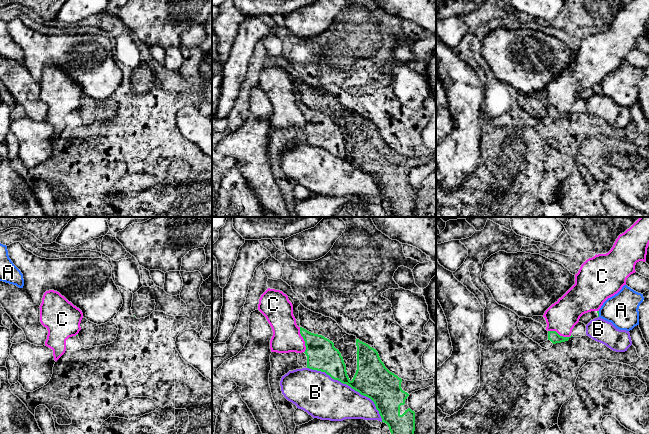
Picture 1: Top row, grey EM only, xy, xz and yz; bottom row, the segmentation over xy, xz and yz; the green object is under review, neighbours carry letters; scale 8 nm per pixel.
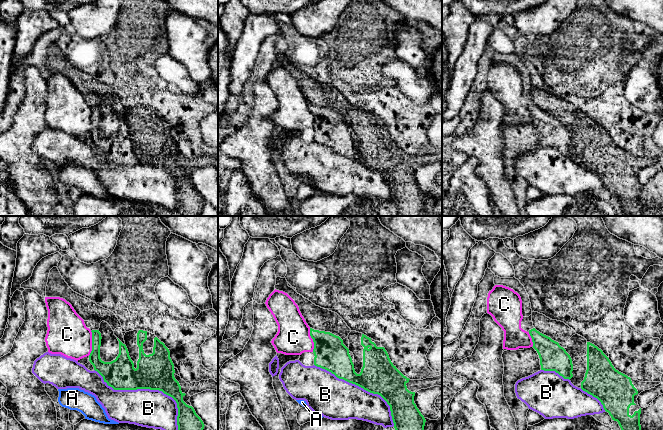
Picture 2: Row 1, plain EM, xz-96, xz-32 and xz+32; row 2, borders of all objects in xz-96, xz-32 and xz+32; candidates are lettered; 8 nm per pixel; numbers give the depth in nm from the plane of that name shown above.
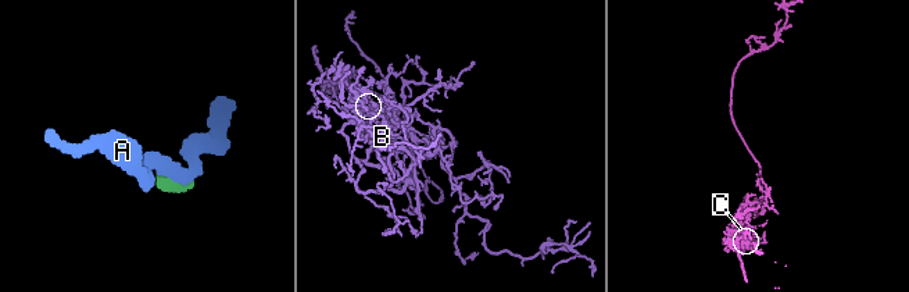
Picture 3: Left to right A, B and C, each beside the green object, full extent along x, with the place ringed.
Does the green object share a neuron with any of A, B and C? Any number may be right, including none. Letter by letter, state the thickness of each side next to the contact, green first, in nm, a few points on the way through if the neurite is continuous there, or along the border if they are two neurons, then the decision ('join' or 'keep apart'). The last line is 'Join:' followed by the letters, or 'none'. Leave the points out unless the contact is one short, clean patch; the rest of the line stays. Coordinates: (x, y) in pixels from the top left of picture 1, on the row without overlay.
A: 20/260 nm | keep apart
B: 300/300 nm | keep apart
C: 240/220 nm | keep apart
Join: none

